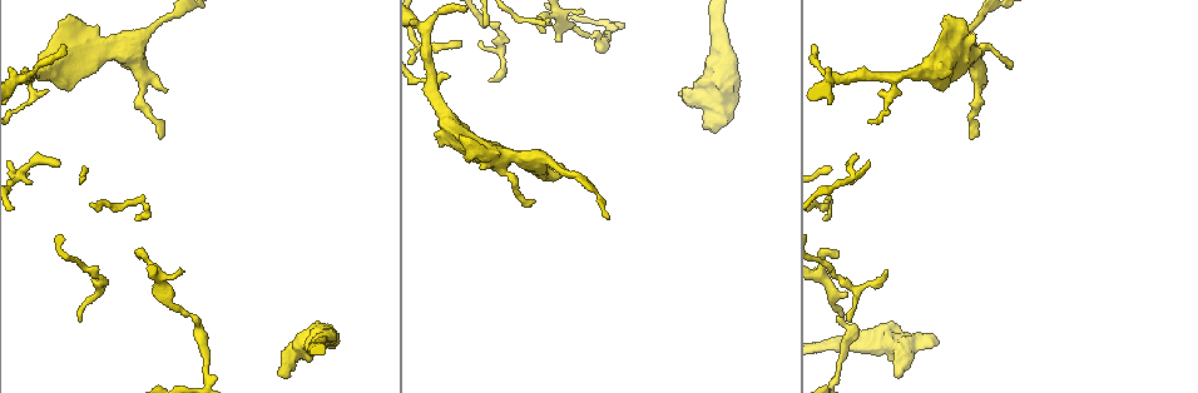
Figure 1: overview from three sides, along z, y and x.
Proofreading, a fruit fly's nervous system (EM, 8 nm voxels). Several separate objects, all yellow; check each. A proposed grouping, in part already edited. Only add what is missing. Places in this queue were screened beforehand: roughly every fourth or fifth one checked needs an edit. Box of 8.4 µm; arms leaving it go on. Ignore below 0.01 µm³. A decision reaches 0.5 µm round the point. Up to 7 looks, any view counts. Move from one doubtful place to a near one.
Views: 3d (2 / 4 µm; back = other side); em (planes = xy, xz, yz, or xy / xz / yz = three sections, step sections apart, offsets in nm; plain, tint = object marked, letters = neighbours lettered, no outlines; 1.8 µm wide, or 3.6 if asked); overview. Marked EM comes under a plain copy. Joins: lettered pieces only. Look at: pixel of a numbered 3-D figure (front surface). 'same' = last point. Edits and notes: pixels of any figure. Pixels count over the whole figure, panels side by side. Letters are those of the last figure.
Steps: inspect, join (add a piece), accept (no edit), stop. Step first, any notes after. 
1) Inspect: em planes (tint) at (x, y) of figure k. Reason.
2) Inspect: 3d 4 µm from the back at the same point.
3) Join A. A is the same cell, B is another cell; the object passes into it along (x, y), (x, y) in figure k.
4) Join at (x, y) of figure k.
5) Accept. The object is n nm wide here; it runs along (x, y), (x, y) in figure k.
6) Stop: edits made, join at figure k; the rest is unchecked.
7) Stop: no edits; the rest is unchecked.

Inspect: 3d 2 µm at (164, 91) of figure 1. An open end.

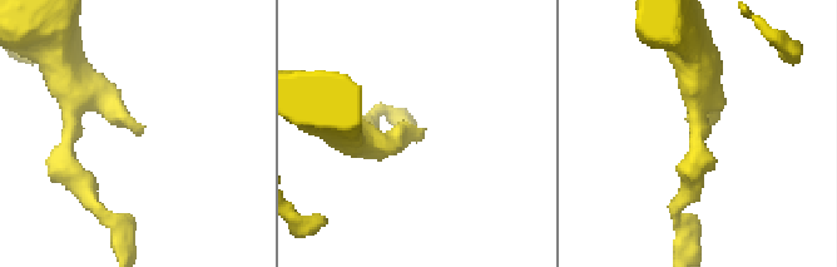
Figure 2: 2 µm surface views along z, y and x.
Inspect: em yz step 16 (letters) at (423, 137) of figure 2. Now the EM.

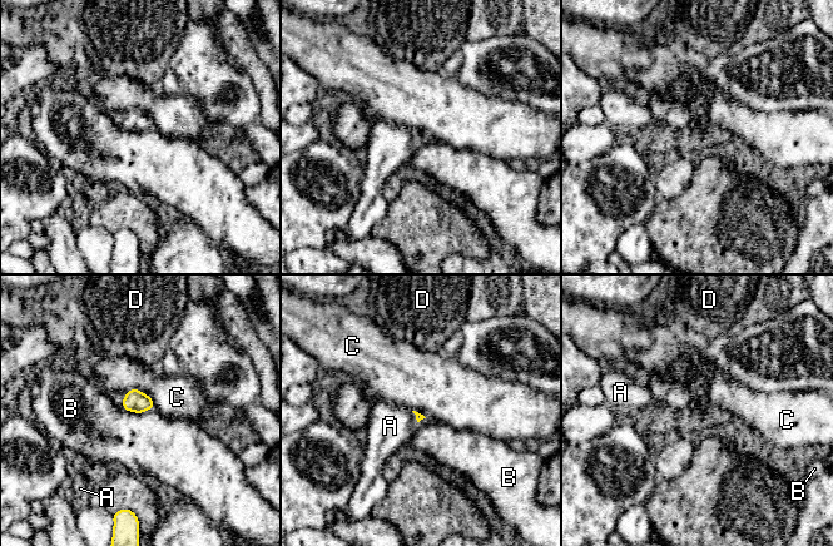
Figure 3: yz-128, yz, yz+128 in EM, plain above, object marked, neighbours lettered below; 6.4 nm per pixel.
Inspect: em planes (letters) at the same point. Another direction.

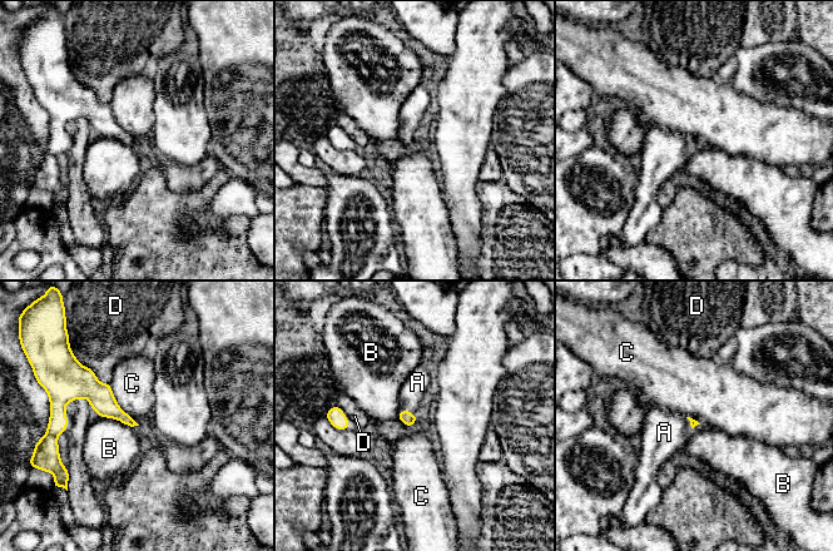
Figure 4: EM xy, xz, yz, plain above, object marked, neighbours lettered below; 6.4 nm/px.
Join at (417, 382) of figure 4. A is the same cell, B, C and D are other cells; the neuron continues.

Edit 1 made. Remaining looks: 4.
Inspect: overview. See it whole again.

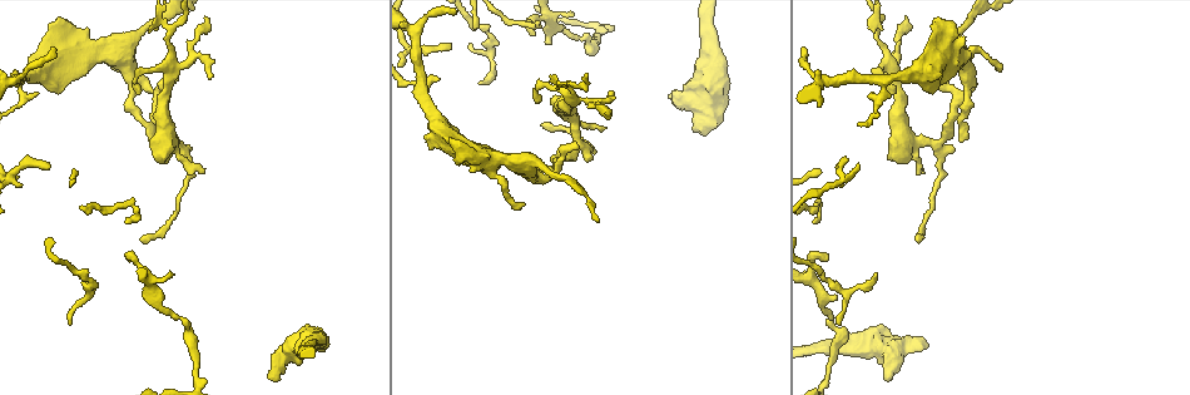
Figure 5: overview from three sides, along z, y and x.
Inspect: em planes (letters) at (470, 48) of figure 5. Thin end.

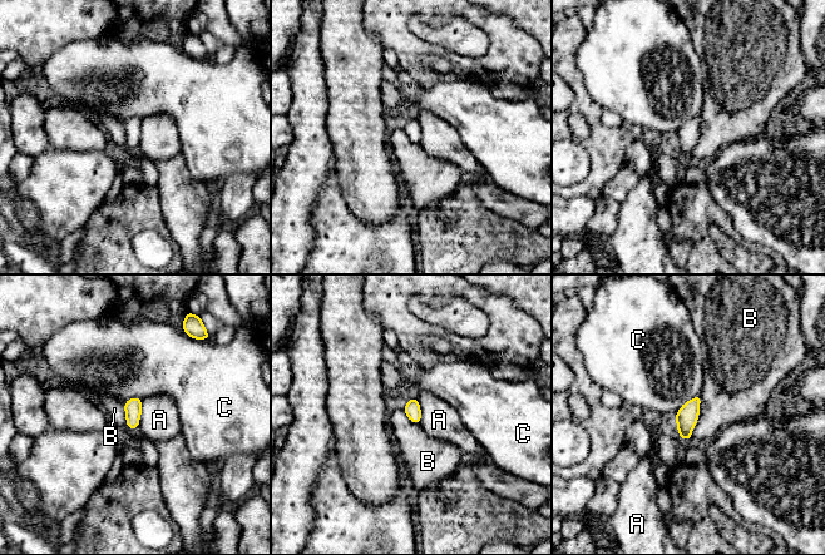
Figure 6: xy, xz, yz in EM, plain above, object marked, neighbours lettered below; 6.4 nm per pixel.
Accept. A, B and C are other cells; none of them fits.

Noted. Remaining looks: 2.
Inspect: em 3.6 µm planes (letters) at (927, 348) of figure 5. Branch stops here.

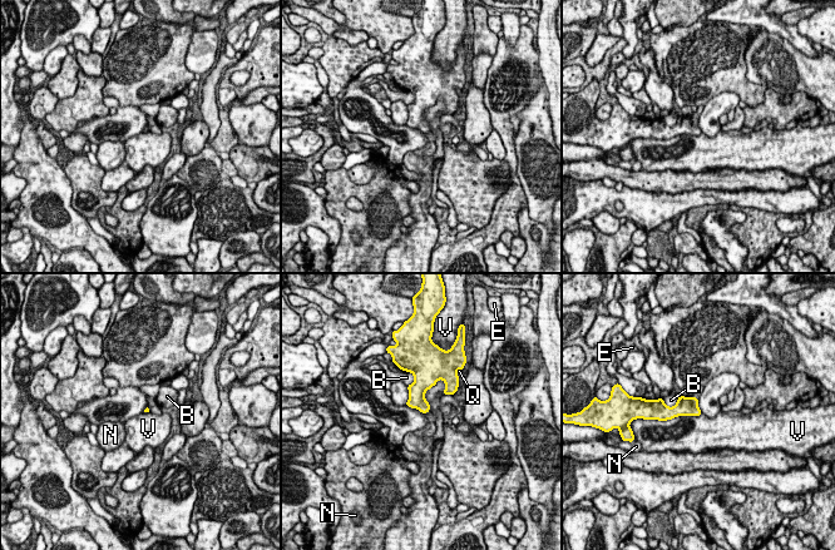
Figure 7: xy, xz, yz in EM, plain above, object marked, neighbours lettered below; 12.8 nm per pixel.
Accept. The longest contact is with V, 500 nm; B, E, N, Q and V are other cells; none of them fits.

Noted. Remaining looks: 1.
Stop: edits made, join at figure 4; the rest is unchecked.

